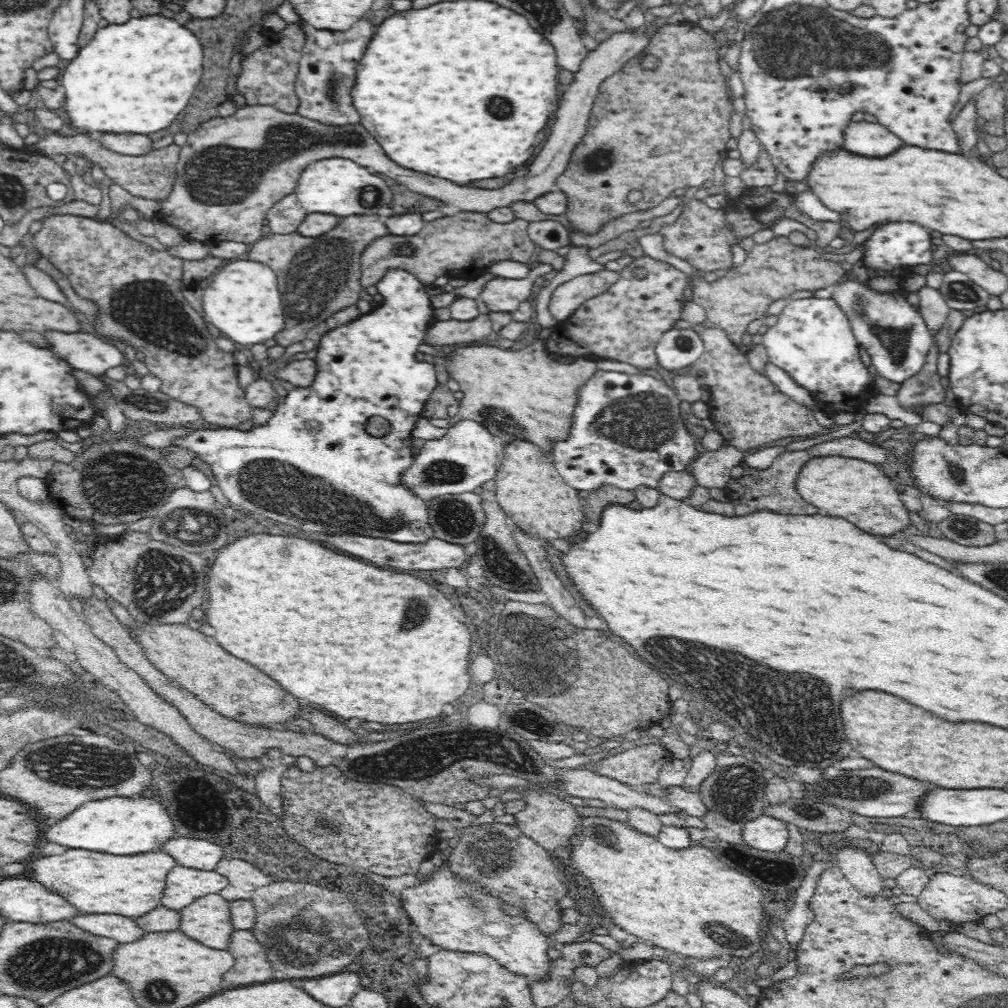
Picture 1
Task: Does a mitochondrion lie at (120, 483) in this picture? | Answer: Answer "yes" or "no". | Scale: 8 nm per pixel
yes

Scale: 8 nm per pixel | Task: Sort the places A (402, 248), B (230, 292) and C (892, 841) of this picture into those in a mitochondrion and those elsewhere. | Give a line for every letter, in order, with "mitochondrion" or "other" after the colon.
A: mitochondrion
B: other
C: other

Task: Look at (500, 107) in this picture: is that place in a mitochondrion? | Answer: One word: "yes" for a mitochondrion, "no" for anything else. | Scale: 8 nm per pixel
yes

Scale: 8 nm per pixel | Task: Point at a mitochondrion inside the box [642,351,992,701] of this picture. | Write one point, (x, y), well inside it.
(965, 528)

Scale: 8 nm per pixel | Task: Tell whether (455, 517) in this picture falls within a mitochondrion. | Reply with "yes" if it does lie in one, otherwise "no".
yes

